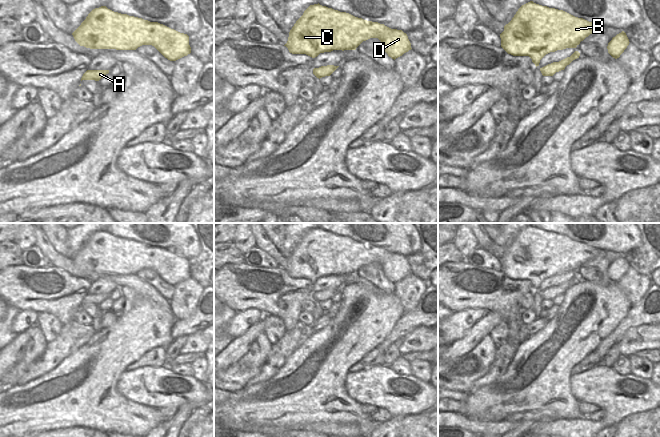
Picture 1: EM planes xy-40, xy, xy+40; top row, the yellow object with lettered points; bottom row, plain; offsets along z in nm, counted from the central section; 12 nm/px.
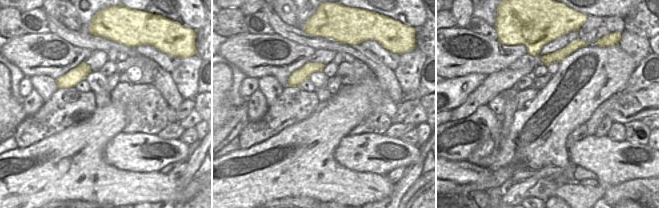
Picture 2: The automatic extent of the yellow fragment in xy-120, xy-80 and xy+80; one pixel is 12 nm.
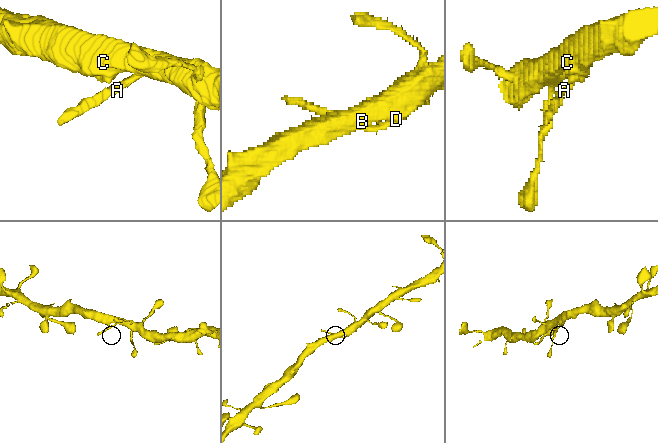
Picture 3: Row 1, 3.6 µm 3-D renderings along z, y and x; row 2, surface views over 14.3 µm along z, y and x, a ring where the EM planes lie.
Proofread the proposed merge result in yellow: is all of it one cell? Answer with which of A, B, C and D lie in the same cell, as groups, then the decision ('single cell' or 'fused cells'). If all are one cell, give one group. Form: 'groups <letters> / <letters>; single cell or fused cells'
groups A B C D; single cell

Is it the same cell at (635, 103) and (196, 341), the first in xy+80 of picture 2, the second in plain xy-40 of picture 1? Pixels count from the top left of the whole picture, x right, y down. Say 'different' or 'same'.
same

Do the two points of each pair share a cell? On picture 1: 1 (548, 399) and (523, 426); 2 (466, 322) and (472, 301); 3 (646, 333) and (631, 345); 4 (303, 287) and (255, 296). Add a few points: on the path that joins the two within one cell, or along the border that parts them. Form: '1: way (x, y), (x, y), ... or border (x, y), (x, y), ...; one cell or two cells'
1: border (553, 420), (550, 418), (526, 419), (518, 423); two cells
2: border (487, 311), (481, 308), (467, 308), (453, 312); two cells
3: way (644, 338), (642, 341), (636, 342); one cell
4: way (291, 289), (287, 292), (267, 294); one cell

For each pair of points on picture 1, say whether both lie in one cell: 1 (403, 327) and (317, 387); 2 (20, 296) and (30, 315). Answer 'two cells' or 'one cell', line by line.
1: two cells
2: two cells

